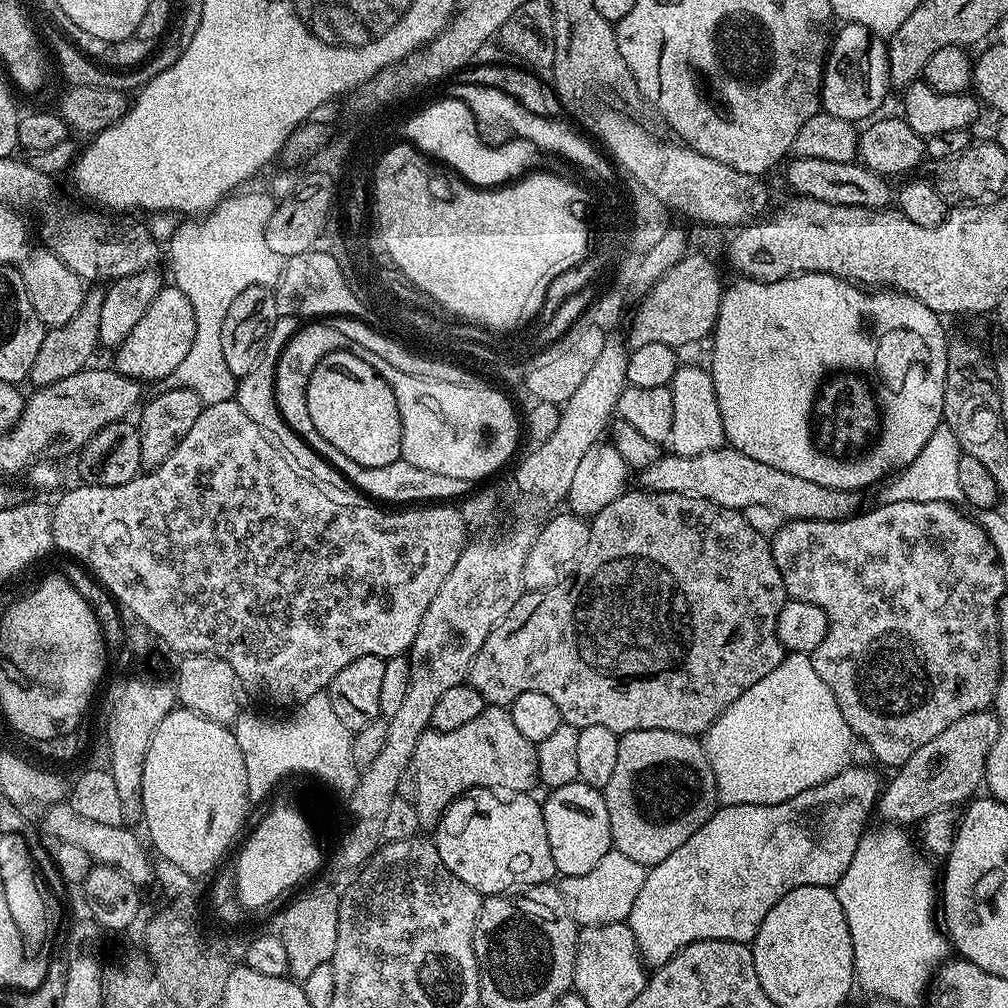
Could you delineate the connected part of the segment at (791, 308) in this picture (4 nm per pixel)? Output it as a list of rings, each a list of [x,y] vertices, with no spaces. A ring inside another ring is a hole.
[[[803,272],[800,276],[791,276],[769,284],[745,282],[736,278],[729,288],[727,285],[723,289],[716,327],[710,336],[710,373],[727,443],[758,462],[774,466],[774,470],[782,470],[806,482],[837,488],[843,492],[859,493],[860,488],[868,488],[880,479],[883,481],[889,474],[907,468],[910,462],[914,462],[914,458],[918,458],[918,454],[922,454],[922,446],[930,442],[930,434],[934,434],[934,430],[944,419],[944,383],[949,337],[944,336],[940,320],[937,313],[913,296],[906,296],[895,290],[865,290],[849,281],[821,272]]]

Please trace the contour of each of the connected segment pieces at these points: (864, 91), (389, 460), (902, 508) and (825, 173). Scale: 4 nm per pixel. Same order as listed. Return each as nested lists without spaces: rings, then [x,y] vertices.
[[[845,23],[843,27],[837,36],[835,33],[824,62],[824,79],[820,81],[820,102],[823,111],[832,116],[864,122],[879,113],[876,111],[879,110],[880,103],[888,96],[888,50],[885,41],[872,35],[866,26]]]
[[[331,352],[314,366],[314,374],[310,374],[310,382],[306,386],[306,406],[310,410],[310,422],[318,430],[334,450],[346,454],[363,468],[381,468],[390,466],[394,461],[401,459],[400,455],[400,415],[398,406],[394,402],[394,394],[390,386],[379,374],[372,369],[372,365],[358,358],[353,352]]]
[[[907,500],[906,502],[890,502],[889,504],[880,502],[877,504],[877,508],[872,508],[869,512],[861,511],[859,514],[853,514],[843,520],[788,520],[781,523],[780,527],[771,533],[770,543],[774,554],[774,562],[778,566],[778,574],[782,574],[784,589],[787,590],[789,597],[818,606],[824,611],[828,619],[826,638],[822,638],[822,642],[810,654],[814,670],[818,670],[818,678],[822,678],[822,682],[826,682],[826,686],[830,686],[830,690],[842,710],[842,718],[846,718],[846,726],[852,732],[853,737],[860,739],[861,736],[868,743],[868,748],[872,751],[874,759],[881,760],[884,764],[892,764],[891,766],[899,766],[912,757],[914,750],[922,750],[922,746],[926,746],[926,742],[930,742],[930,738],[938,738],[938,734],[942,734],[942,730],[946,730],[946,726],[958,722],[958,718],[962,718],[971,712],[983,712],[993,707],[996,691],[998,690],[998,682],[1000,681],[1000,602],[1006,596],[1006,592],[1004,592],[1006,573],[1002,570],[1000,556],[994,550],[988,535],[984,533],[984,529],[980,527],[975,519],[967,520],[956,509],[957,505],[955,503],[946,500]]]
[[[797,156],[791,160],[793,161],[786,168],[786,182],[799,197],[830,202],[831,205],[870,208],[873,211],[885,209],[889,205],[889,181],[858,162],[831,162]]]

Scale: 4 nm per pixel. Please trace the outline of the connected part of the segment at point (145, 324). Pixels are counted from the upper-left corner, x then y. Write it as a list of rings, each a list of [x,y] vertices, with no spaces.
[[[164,286],[158,298],[150,302],[150,310],[142,314],[138,326],[134,326],[134,330],[115,349],[114,367],[132,380],[162,382],[176,369],[178,362],[186,358],[190,342],[194,342],[194,310],[190,306],[190,298],[186,298],[186,294],[174,286]]]

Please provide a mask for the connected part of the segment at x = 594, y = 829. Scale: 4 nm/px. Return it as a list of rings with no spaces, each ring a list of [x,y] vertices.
[[[577,782],[575,784],[567,784],[566,786],[553,788],[547,795],[548,797],[543,797],[542,807],[544,810],[544,821],[546,822],[546,838],[550,838],[550,854],[554,858],[554,866],[556,867],[557,873],[559,873],[561,877],[565,877],[586,874],[586,870],[594,870],[594,866],[598,866],[598,862],[602,862],[602,858],[605,854],[613,851],[612,835],[610,834],[610,814],[606,814],[606,802],[604,801],[603,791],[599,788],[592,788],[589,784]]]

